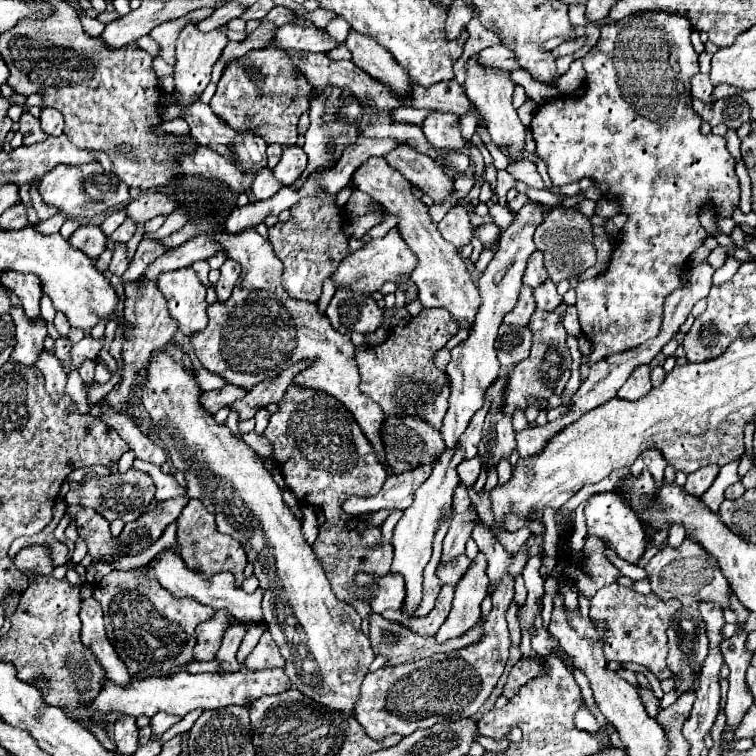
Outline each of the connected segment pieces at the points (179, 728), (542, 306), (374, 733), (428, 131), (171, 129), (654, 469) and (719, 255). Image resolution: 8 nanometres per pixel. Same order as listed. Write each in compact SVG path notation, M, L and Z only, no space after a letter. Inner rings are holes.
M194 710L194 712L190 712L190 714L186 714L178 724L174 724L168 732L164 732L162 734L162 742L166 742L166 740L170 740L170 738L174 738L176 734L180 734L180 732L186 732L186 730L190 730L192 726L194 726L194 722L200 718L200 714L202 714L204 710Z
M552 280L542 282L534 290L534 300L536 300L536 308L538 310L548 310L548 312L562 304L562 296L556 292L556 284Z
M502 578L494 584L490 598L492 612L484 620L484 638L478 644L448 654L434 654L412 664L384 666L366 674L360 686L358 704L354 704L354 716L370 738L380 740L388 734L410 736L416 728L430 728L438 722L468 718L480 710L492 694L508 660L510 634L504 614L514 598L514 582Z
M434 110L422 122L422 130L426 134L426 140L440 150L458 152L468 146L468 142L462 138L462 132L460 132L460 116L456 114Z
M177 117L172 121L162 123L158 126L158 129L177 135L186 135L189 133L189 126L182 117Z
M650 448L646 452L642 452L638 456L638 460L630 466L630 474L632 476L638 476L642 474L644 470L648 470L654 478L654 482L658 482L658 486L662 486L662 480L664 480L664 468L666 468L666 460L662 458L662 454L656 450L656 448Z
M719 245L716 249L714 249L709 257L708 257L708 262L710 263L710 265L714 268L714 269L718 269L721 266L723 266L723 264L725 263L727 258L726 255L726 249L722 248L721 245Z

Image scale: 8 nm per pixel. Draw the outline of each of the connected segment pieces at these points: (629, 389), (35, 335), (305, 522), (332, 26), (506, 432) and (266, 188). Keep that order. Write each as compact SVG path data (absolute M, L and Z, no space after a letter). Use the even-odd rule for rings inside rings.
M638 366L634 374L626 380L626 384L618 390L618 398L638 400L650 392L650 366Z
M12 306L10 308L10 316L12 316L14 324L16 324L16 346L14 346L12 354L10 354L10 360L12 362L18 362L22 366L34 366L34 362L38 360L38 354L44 350L44 340L48 336L46 334L46 322L44 320L40 320L38 324L36 322L30 322L20 306Z
M313 506L300 507L303 513L302 519L302 533L305 540L312 545L319 534L319 526L317 523L317 517L314 512Z
M338 16L331 20L327 26L327 32L338 42L338 47L343 46L351 26L342 17Z
M504 376L498 378L494 386L490 386L486 392L486 398L492 400L492 410L484 422L482 440L478 444L478 458L486 472L490 468L496 468L500 460L508 460L516 448L512 418L508 418L500 410L504 398L504 380Z
M264 168L256 174L254 178L254 184L252 184L252 190L256 194L258 200L266 200L266 198L272 198L282 186L278 186L278 180L274 178L272 170L270 168Z

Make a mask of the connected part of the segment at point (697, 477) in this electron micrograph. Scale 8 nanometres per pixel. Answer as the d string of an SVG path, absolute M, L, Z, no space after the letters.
M704 466L692 474L688 474L688 480L686 480L686 486L684 490L688 494L694 494L694 496L702 496L714 482L714 478L718 476L718 466Z

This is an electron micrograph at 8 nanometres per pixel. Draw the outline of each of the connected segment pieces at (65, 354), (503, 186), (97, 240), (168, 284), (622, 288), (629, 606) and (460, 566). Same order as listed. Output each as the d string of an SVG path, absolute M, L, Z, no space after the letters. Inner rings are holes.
M58 338L56 340L56 356L62 362L70 362L70 346L72 346L72 342L66 340L66 338Z
M498 170L498 186L496 186L496 190L498 190L500 202L506 200L506 192L514 186L514 182L516 182L516 180L514 180L506 170Z
M80 226L72 238L70 244L78 250L82 250L84 254L88 254L90 258L98 256L104 252L106 248L106 234L100 230L100 226Z
M192 268L162 274L158 278L158 288L168 300L168 312L178 322L182 334L190 336L206 328L206 288Z
M644 10L642 14L604 24L598 44L582 58L586 82L580 98L558 96L542 104L532 118L536 152L546 162L552 184L564 186L590 178L598 184L602 196L616 202L620 212L628 216L622 240L612 250L608 270L590 280L580 280L574 288L580 326L592 344L592 354L582 356L582 362L588 366L658 336L664 298L682 288L682 272L690 254L712 236L698 222L700 208L710 204L718 222L720 218L732 218L740 202L740 184L734 172L734 158L726 150L726 140L712 134L704 136L700 132L702 118L692 110L690 78L700 68L690 34L690 22L678 14L666 14L666 10Z
M610 584L602 590L598 590L592 598L590 606L590 618L594 622L604 622L608 626L608 632L604 634L604 654L608 660L618 662L632 662L644 666L648 672L652 672L658 680L672 678L672 672L666 666L666 654L668 654L668 638L666 628L670 626L672 614L682 604L678 600L660 600L654 594L638 594L630 588L624 588L620 584Z
M460 554L458 558L454 558L454 562L448 562L448 564L438 564L436 568L436 576L440 578L442 584L450 584L454 586L454 582L458 582L464 572L468 570L470 566L470 558L466 554Z

